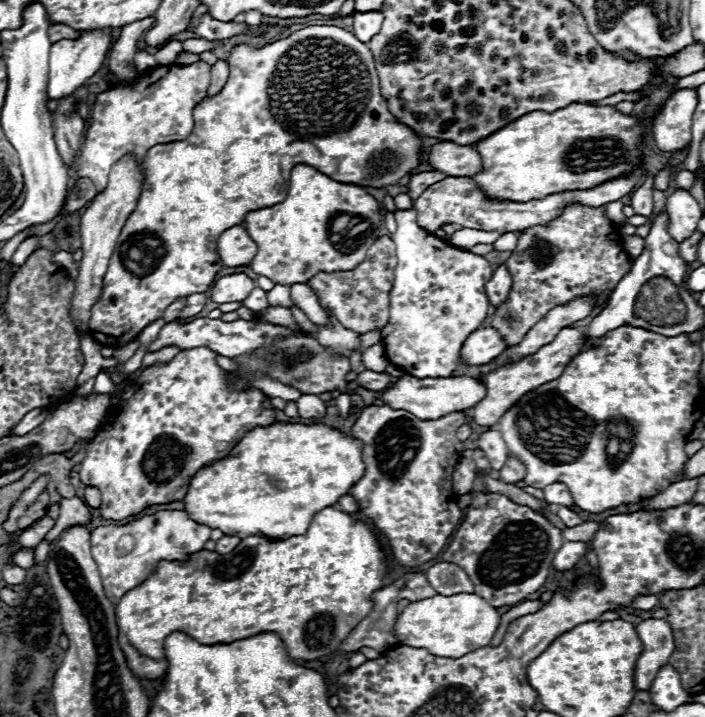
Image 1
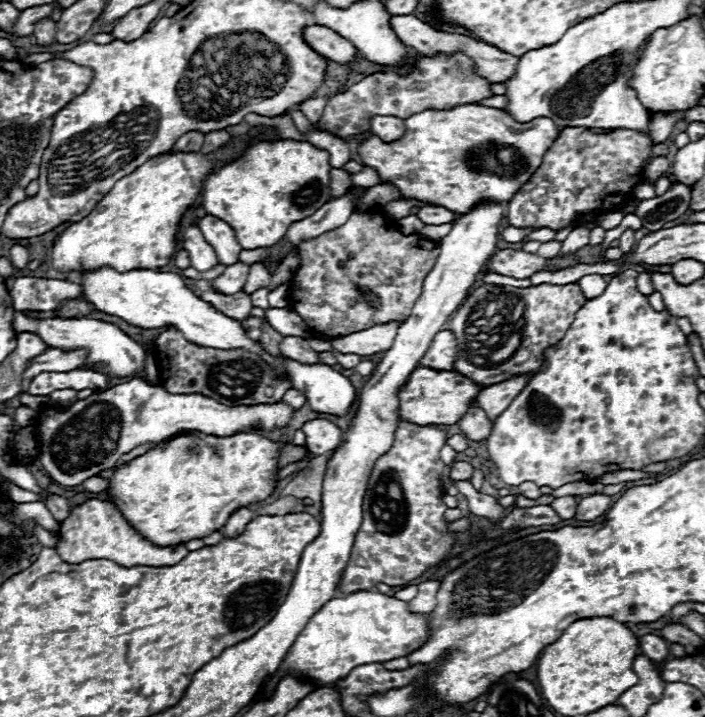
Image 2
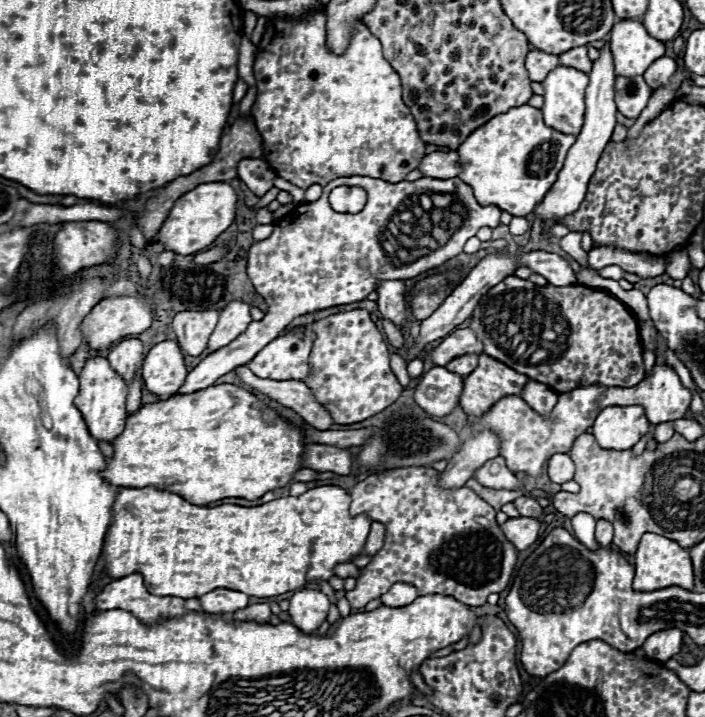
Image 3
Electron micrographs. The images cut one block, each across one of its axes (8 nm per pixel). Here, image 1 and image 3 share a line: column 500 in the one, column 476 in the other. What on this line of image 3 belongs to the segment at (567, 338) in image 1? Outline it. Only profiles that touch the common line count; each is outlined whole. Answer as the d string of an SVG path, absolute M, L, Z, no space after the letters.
M480 354L480 362L474 372L464 380L460 394L460 406L468 416L482 416L494 402L508 394L520 394L528 382L528 376L514 372L510 366Z

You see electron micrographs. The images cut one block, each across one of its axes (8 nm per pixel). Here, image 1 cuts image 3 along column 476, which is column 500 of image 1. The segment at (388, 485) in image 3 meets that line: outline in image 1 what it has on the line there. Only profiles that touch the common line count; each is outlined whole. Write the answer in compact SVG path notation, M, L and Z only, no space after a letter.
M472 492L472 502L466 510L464 522L452 534L442 552L442 560L460 566L472 580L476 594L482 596L490 606L498 608L518 604L528 594L542 588L550 574L552 558L562 544L562 532L536 510L514 504L502 494Z

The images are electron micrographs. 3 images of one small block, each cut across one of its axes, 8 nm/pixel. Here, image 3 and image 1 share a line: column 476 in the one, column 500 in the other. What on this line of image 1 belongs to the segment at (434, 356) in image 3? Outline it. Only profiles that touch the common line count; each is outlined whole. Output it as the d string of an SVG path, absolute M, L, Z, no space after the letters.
M478 328L478 332L472 332L462 344L460 360L468 366L488 364L504 350L506 350L506 342L500 338L500 334L494 328Z

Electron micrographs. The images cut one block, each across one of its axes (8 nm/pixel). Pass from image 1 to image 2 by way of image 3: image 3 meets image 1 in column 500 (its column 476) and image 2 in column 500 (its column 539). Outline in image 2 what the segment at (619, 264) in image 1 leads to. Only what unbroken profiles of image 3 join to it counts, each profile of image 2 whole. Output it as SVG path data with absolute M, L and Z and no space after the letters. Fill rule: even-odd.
M484 284L484 286L476 288L450 318L452 332L456 334L458 346L460 346L460 360L454 370L458 370L460 374L472 378L474 382L478 382L482 386L492 386L492 384L504 382L512 376L526 374L526 372L538 372L544 362L546 348L558 344L558 340L562 340L562 336L566 334L566 328L570 328L578 308L582 308L582 304L586 304L586 298L578 284L566 284L566 286L540 284L540 286L528 286L528 288ZM480 304L486 304L482 318L488 320L488 326L476 328L468 322L468 318L472 312L476 312L476 308ZM512 334L518 334L518 338L520 338L518 348L508 358L496 362L496 352L502 352L506 348ZM480 338L490 340L490 368L486 368L486 364L484 364L488 342L480 340Z

